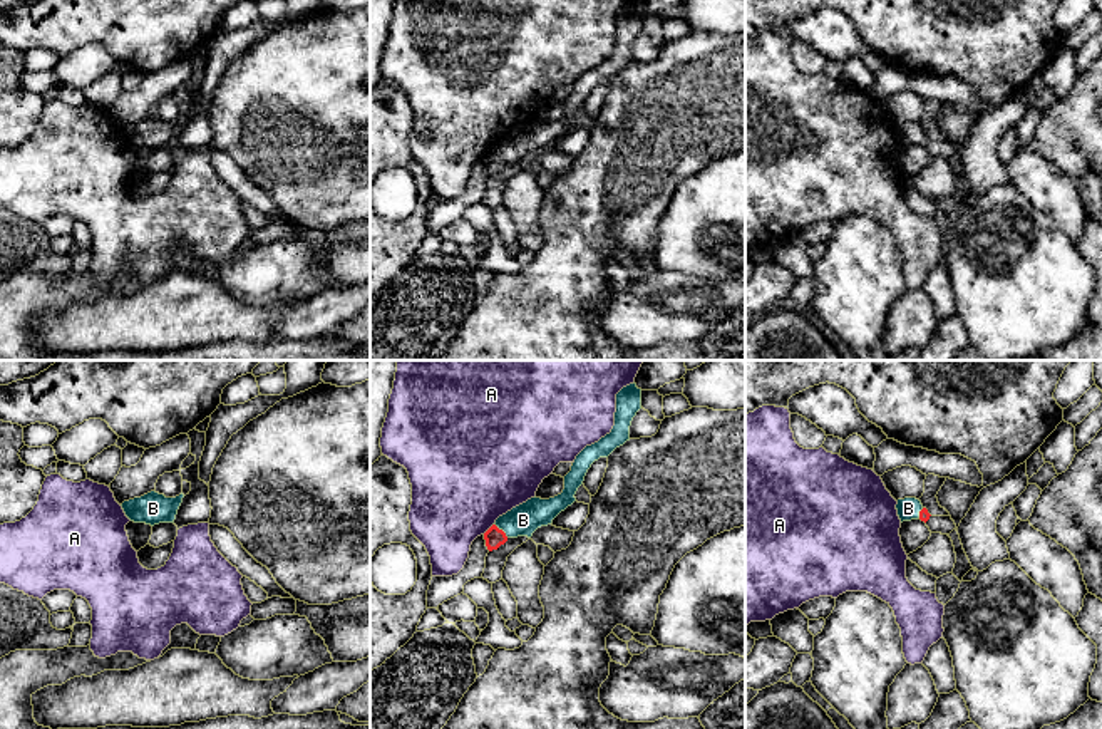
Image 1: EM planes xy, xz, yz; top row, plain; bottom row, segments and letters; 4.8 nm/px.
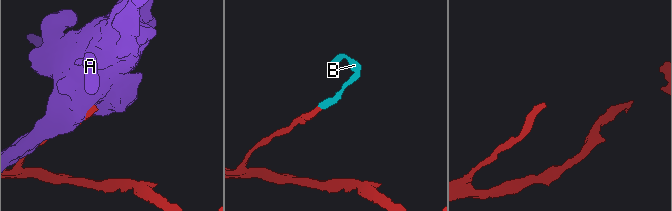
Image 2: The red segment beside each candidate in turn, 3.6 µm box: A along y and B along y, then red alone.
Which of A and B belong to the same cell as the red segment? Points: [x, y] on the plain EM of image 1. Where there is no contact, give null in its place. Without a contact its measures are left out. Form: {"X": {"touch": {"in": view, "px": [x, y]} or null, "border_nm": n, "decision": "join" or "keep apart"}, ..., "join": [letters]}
{"A": {"touch": {"in": "xz", "px": [489, 153]}, "border_nm": 80, "decision": "keep apart"}, "B": {"touch": {"in": "xz", "px": [501, 155]}, "border_nm": 100, "decision": "join"}, "join": ["B"]}

